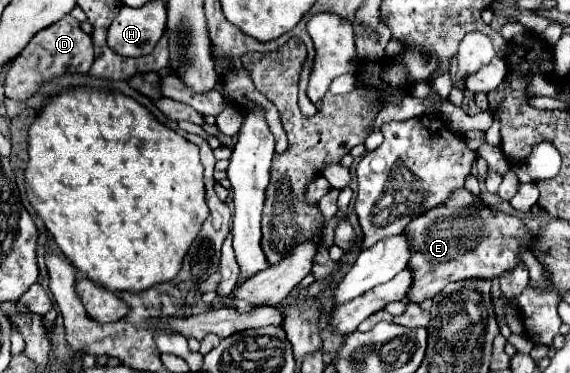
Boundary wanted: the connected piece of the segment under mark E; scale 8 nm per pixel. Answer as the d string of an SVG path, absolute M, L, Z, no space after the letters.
M466 188L452 192L448 204L440 204L416 216L406 232L412 252L408 262L408 268L412 268L412 288L408 288L406 300L416 304L434 298L450 282L464 278L498 278L522 262L520 254L524 248L534 252L538 240L538 234L530 232L518 216L490 210Z

